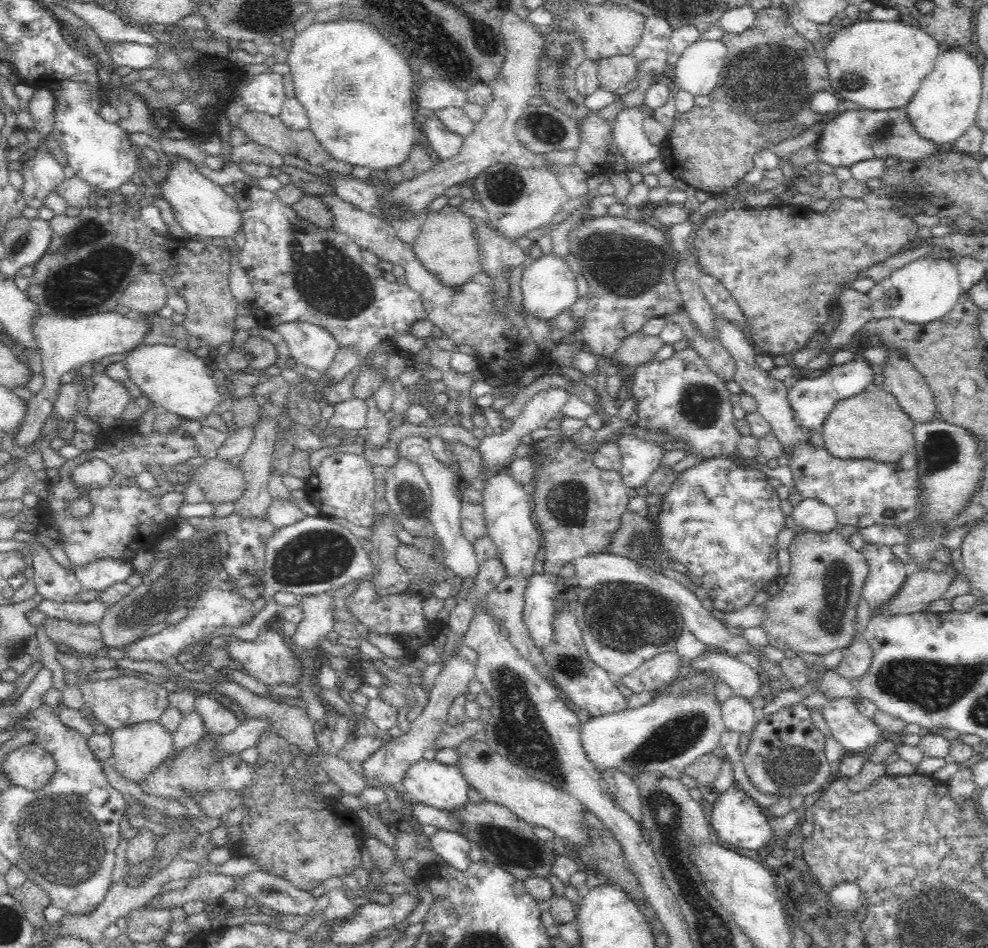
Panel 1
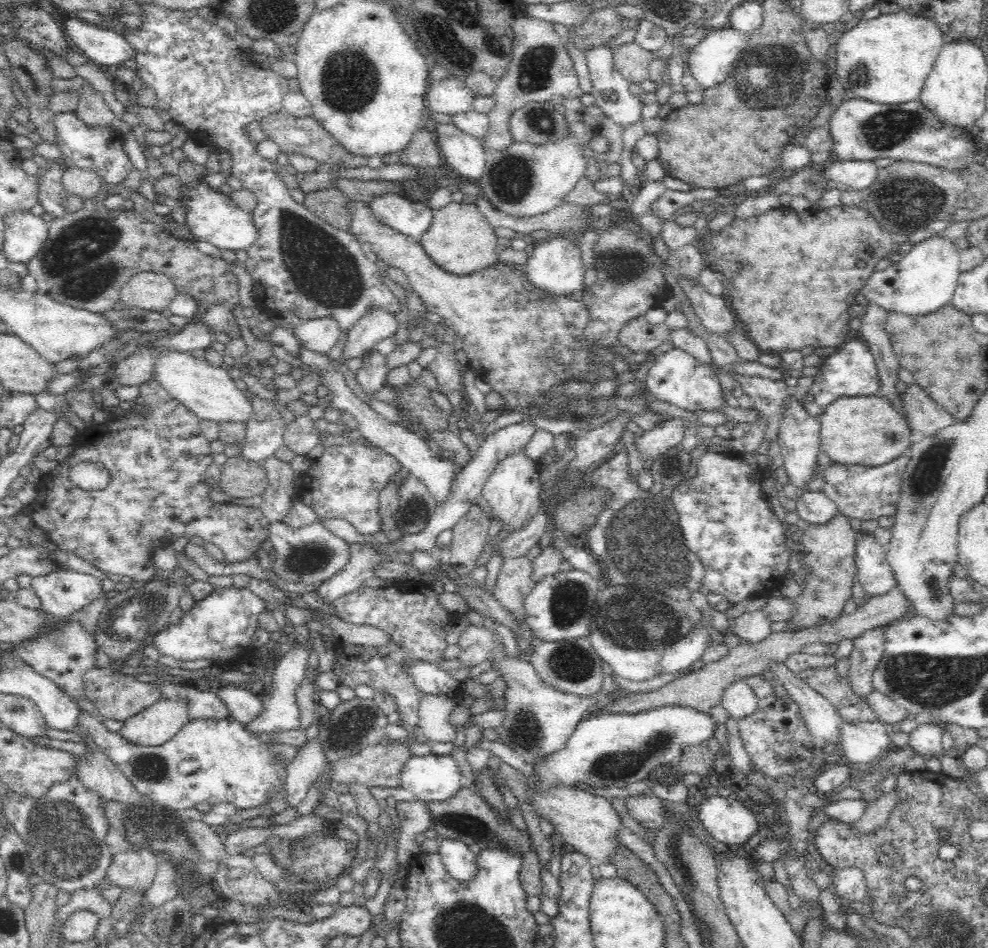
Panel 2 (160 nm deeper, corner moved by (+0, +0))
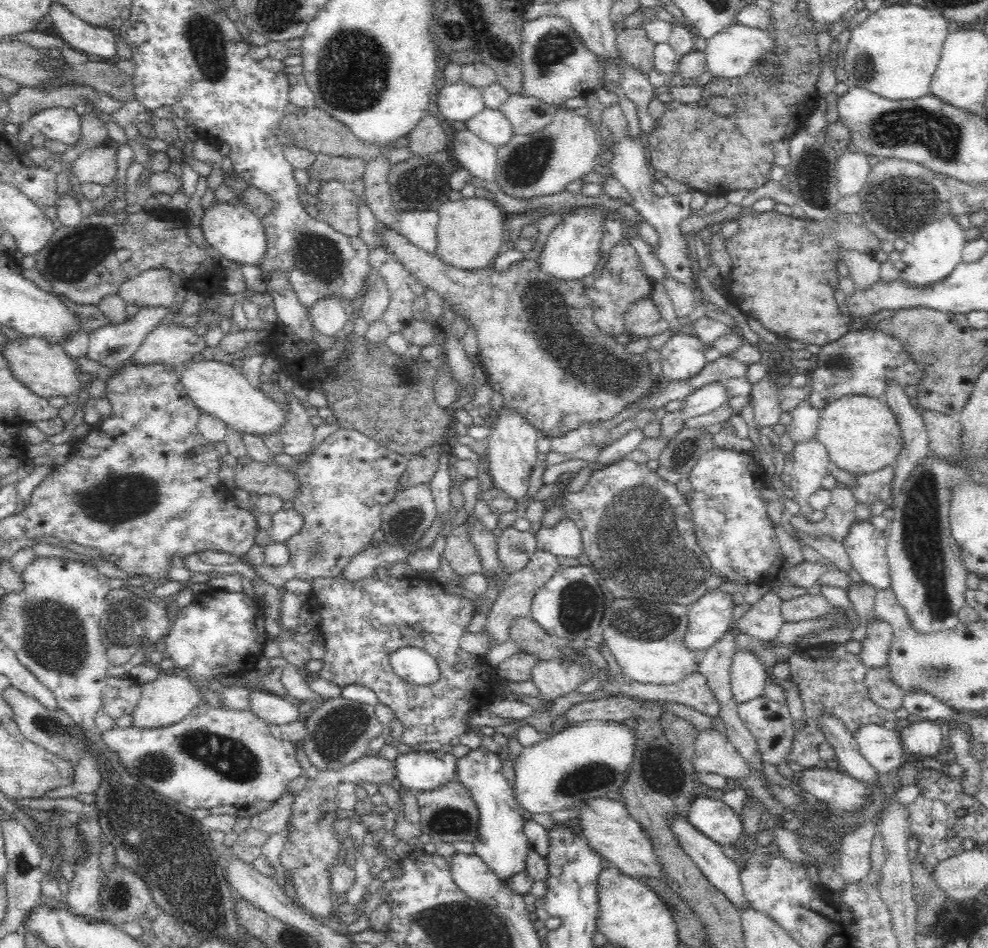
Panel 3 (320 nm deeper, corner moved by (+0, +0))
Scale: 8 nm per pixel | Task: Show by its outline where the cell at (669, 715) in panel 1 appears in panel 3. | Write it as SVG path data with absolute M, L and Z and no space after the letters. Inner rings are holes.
M587 720L564 727L562 732L524 747L513 764L515 780L512 788L518 806L532 814L552 814L570 808L576 802L584 803L588 799L606 797L611 790L620 790L628 774L626 768L630 766L634 744L635 735L626 725L616 721Z

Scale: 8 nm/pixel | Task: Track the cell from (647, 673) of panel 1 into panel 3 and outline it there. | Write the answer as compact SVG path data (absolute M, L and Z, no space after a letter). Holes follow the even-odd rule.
M710 589L689 606L689 624L684 645L700 654L711 648L724 634L734 631L732 594Z

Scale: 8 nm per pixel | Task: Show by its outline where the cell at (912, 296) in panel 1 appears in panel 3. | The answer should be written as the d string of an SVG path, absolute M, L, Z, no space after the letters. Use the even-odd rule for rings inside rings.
M949 211L940 218L930 220L907 239L904 251L900 253L901 258L896 264L888 267L885 262L881 263L879 280L886 282L899 278L916 286L940 282L962 261L963 246L967 243L964 231L956 219L956 214L950 214Z

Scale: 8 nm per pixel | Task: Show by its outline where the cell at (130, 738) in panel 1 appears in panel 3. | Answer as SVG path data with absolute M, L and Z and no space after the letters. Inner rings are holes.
M171 672L163 673L159 678L141 686L140 700L132 713L133 726L160 728L160 726L168 726L182 720L200 702L198 692L187 677L173 675Z

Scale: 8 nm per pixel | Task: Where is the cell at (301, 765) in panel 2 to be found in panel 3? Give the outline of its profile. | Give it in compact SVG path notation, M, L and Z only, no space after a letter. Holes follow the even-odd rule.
M285 791L277 801L273 802L270 809L252 815L249 826L268 834L268 836L280 833L290 820L292 800L294 800L294 795Z

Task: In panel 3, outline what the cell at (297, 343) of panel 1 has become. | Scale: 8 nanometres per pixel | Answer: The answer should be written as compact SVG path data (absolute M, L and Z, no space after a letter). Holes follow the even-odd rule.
M322 296L318 298L311 306L311 319L314 328L323 334L323 336L335 336L348 320L346 311L344 311L342 298L339 296Z

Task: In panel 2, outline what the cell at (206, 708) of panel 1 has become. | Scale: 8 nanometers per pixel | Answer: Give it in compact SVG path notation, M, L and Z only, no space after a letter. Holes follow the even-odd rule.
M217 686L218 696L225 700L228 716L237 718L242 724L252 722L263 709L263 697L259 694L254 694L241 686Z

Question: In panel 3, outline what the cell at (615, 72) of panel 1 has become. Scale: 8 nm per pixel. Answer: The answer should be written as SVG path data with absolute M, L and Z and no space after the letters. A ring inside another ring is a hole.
M644 27L618 31L616 44L619 54L628 64L645 74L654 68L653 56L656 42L647 37Z

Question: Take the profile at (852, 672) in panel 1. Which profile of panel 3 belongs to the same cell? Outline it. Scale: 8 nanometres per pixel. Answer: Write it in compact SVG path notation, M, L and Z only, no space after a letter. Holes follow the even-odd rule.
M875 618L868 624L868 634L862 640L862 652L860 659L867 669L878 669L884 667L890 660L890 646L894 629L881 619Z

